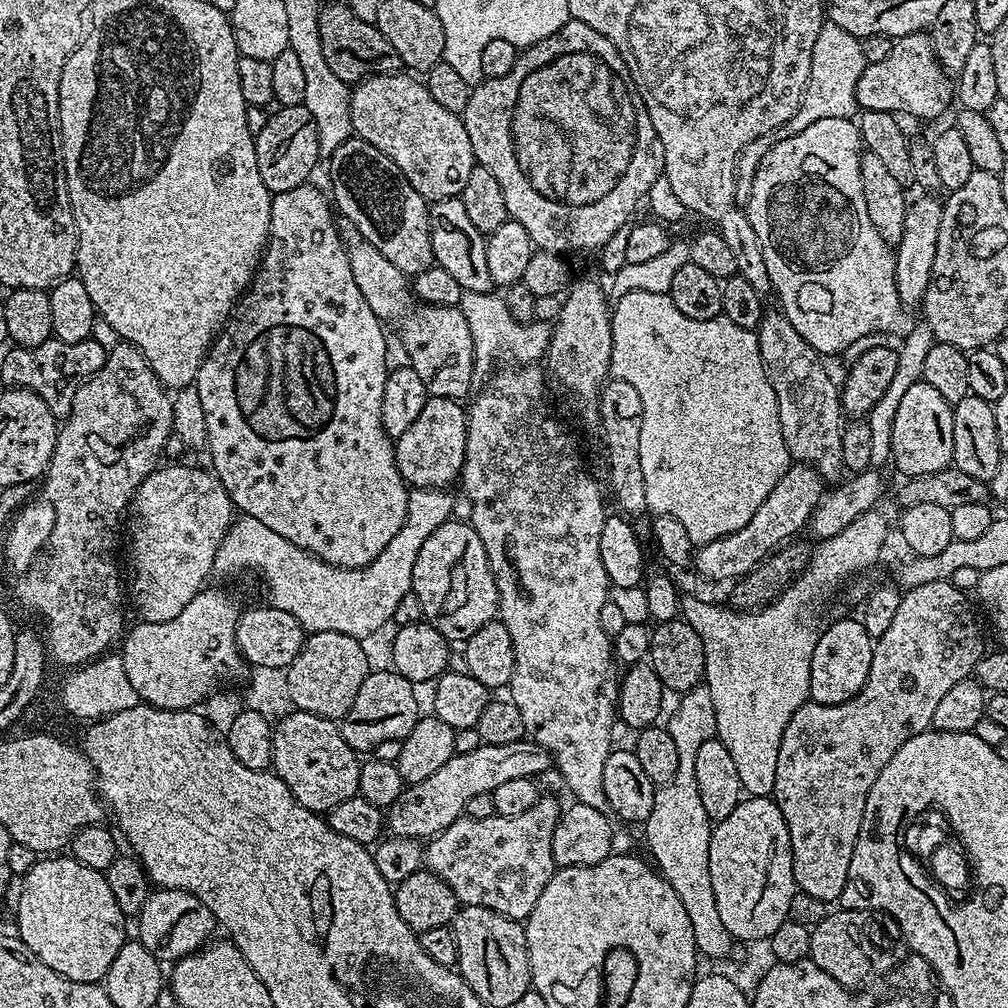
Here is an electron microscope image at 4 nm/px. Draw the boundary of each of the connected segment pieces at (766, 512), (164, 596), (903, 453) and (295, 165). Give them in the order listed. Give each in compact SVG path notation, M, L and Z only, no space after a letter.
M793 463L782 474L782 478L778 478L778 486L774 486L770 498L758 506L754 518L750 518L742 530L726 534L714 542L706 542L695 549L694 568L708 580L739 580L758 567L777 548L789 543L795 537L792 536L795 532L805 531L808 520L825 491L825 481L815 468L808 463Z
M166 464L154 469L138 486L126 520L132 543L130 604L146 624L178 618L190 598L209 583L214 554L218 554L218 546L222 546L222 538L226 538L234 519L230 494L207 467Z
M923 382L910 386L910 390L906 390L905 396L902 397L902 402L898 402L898 411L894 414L894 430L892 431L892 458L891 463L896 464L896 468L901 472L901 477L921 476L922 474L934 474L943 468L949 467L952 464L952 455L954 454L954 418L952 417L953 405L946 402L946 398L942 398L942 394L938 394L938 390L934 390L934 386Z
M305 104L277 107L275 111L269 115L263 130L255 133L258 174L262 174L266 190L273 194L309 183L313 179L312 171L316 163L322 160L318 146L318 126L314 126L314 118Z

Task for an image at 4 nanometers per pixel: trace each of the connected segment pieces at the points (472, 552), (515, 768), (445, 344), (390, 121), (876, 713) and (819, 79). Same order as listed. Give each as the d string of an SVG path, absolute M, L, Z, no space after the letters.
M459 518L448 520L418 550L418 562L414 562L412 590L422 602L424 620L433 624L449 642L463 642L470 634L482 630L486 622L497 619L500 606L498 586L482 546L482 538Z
M525 738L518 742L505 742L502 746L480 743L478 750L470 750L470 754L457 752L455 756L450 758L450 762L446 762L446 766L441 766L435 774L430 774L430 778L425 778L424 781L417 784L407 785L403 794L386 809L387 831L393 836L401 836L402 838L434 837L443 828L455 822L459 816L463 816L466 802L471 802L476 795L492 794L494 790L498 790L498 786L502 786L513 778L536 778L544 770L550 770L552 767L554 765L550 750L546 750L546 746L542 746L534 739Z
M337 215L336 229L344 243L346 256L350 258L354 282L358 285L362 298L366 298L366 306L370 306L370 310L374 310L376 317L385 325L393 324L396 327L400 344L408 355L407 363L418 374L418 378L422 378L422 386L426 386L428 395L463 401L464 395L473 391L472 367L476 359L470 326L466 326L466 318L462 318L460 307L421 302L409 277L398 270L398 266L394 266L394 262L390 262L390 258L386 258L378 246L366 242L350 218Z
M391 72L390 74L382 74L381 76L368 76L365 80L361 80L359 84L351 89L350 118L352 119L352 130L359 139L370 142L370 146L378 146L378 150L382 150L382 154L386 154L386 158L390 158L394 162L394 166L398 166L398 170L402 170L402 174L408 179L410 186L414 186L414 190L418 190L418 194L423 196L425 200L429 202L450 200L461 195L463 188L470 179L472 168L477 165L476 155L470 146L470 134L466 134L466 126L464 125L463 119L457 113L446 110L439 102L434 102L427 83L420 81L419 84L415 79L419 80L412 74Z
M939 580L938 582L926 582L922 586L914 586L907 589L901 595L898 602L898 610L894 614L894 622L875 641L870 662L870 674L862 686L862 690L854 697L841 704L803 704L798 710L794 710L794 718L790 718L790 726L786 726L786 734L782 734L782 746L778 746L778 770L774 770L774 790L771 799L775 800L778 810L782 810L782 818L786 818L786 830L790 830L790 846L792 847L792 869L796 879L796 887L809 896L825 902L839 901L842 890L846 886L846 878L850 874L850 858L854 854L854 842L858 842L858 830L862 826L862 814L866 810L866 798L870 798L870 786L874 786L878 774L882 774L882 766L894 758L898 746L918 734L929 731L932 728L934 710L938 710L938 702L958 682L969 679L975 673L976 664L986 651L984 636L980 633L980 624L968 605L969 597L959 592L951 580Z
M826 22L822 30L818 30L818 39L814 41L814 58L810 62L810 78L806 82L806 90L802 94L802 102L798 110L782 126L770 130L770 134L762 134L762 138L754 138L745 146L736 158L736 194L737 197L747 197L750 186L754 182L754 174L758 170L760 160L778 142L786 138L794 138L806 126L814 122L822 122L822 118L842 118L847 120L855 117L858 112L856 102L856 87L858 78L864 73L864 55L860 40L851 36L842 26Z

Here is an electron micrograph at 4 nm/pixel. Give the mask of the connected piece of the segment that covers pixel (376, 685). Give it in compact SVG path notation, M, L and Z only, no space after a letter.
M395 670L387 671L369 671L368 677L358 689L358 694L354 694L354 706L350 706L343 720L339 721L342 738L346 738L346 742L357 754L371 753L378 742L403 742L422 715L420 704L416 701L417 689L406 678L402 678L402 674Z

